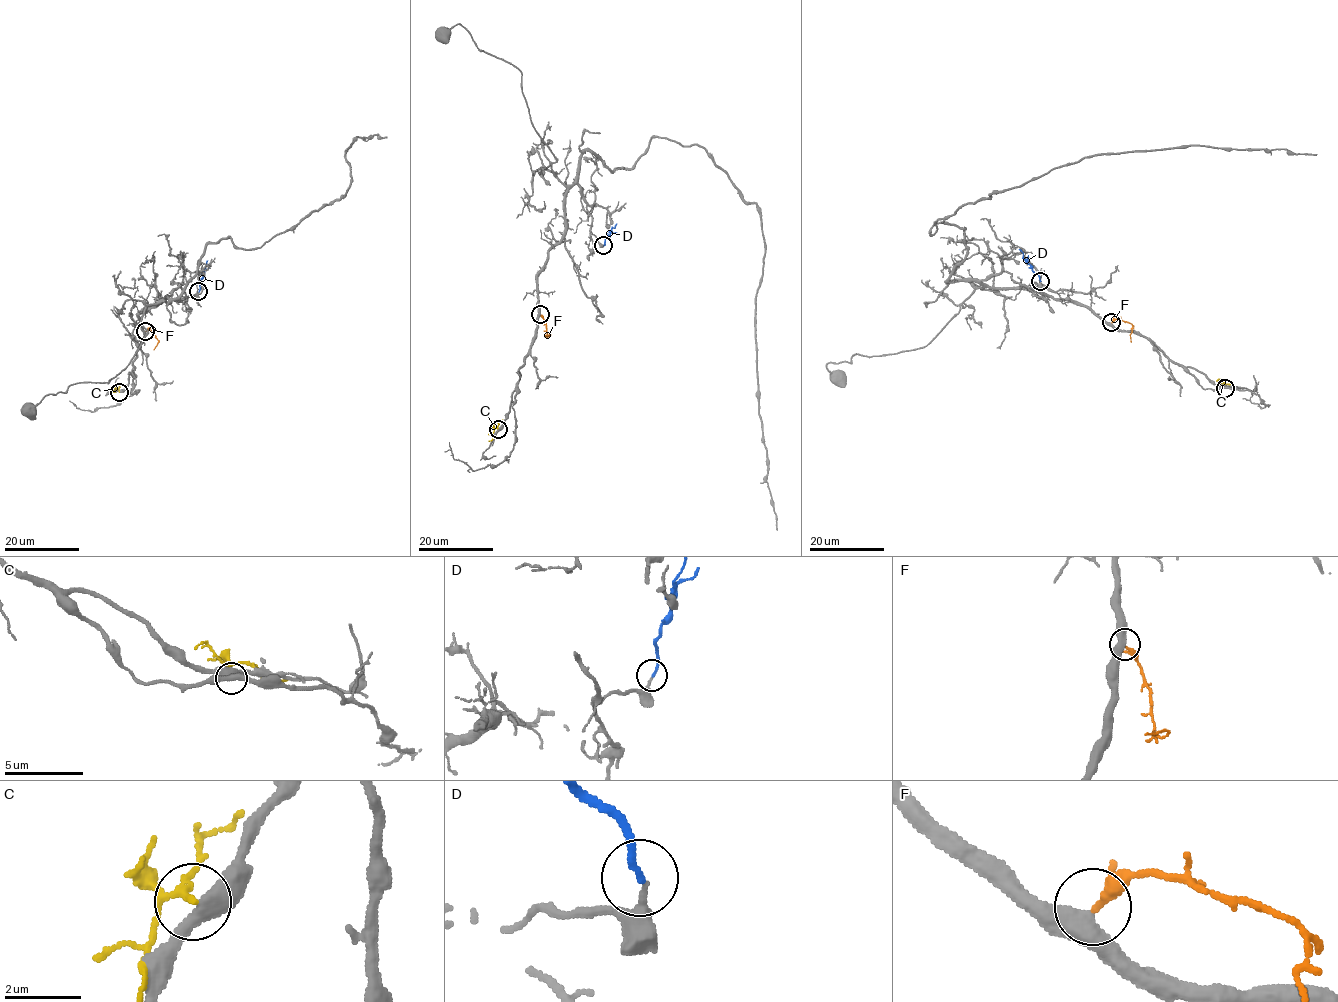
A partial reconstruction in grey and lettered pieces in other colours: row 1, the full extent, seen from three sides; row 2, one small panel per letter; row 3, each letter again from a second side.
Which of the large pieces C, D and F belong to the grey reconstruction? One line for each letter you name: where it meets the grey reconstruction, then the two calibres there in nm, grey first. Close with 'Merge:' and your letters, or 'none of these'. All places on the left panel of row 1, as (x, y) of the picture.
F: meets grey at (145, 331); 440 nm thick on the grey side, 200 nm on the other
Merge: F

